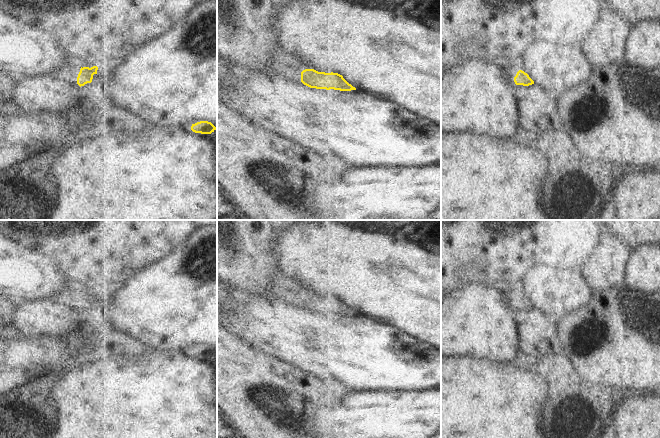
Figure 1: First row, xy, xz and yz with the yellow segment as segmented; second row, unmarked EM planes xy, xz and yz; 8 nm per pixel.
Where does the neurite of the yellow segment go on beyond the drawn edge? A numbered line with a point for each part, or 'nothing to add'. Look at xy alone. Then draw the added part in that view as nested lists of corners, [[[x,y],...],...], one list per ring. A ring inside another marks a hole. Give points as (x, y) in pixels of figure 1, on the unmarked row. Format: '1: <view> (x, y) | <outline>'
1: xy (68, 297) | [[[65,288],[58,294],[53,295],[50,299],[57,304],[66,307],[77,307],[77,301],[81,290],[79,288]]]

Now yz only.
1: yz (511, 292) | [[[505,287],[505,294],[507,294],[509,296],[509,300],[514,303],[520,293],[517,288]]]

